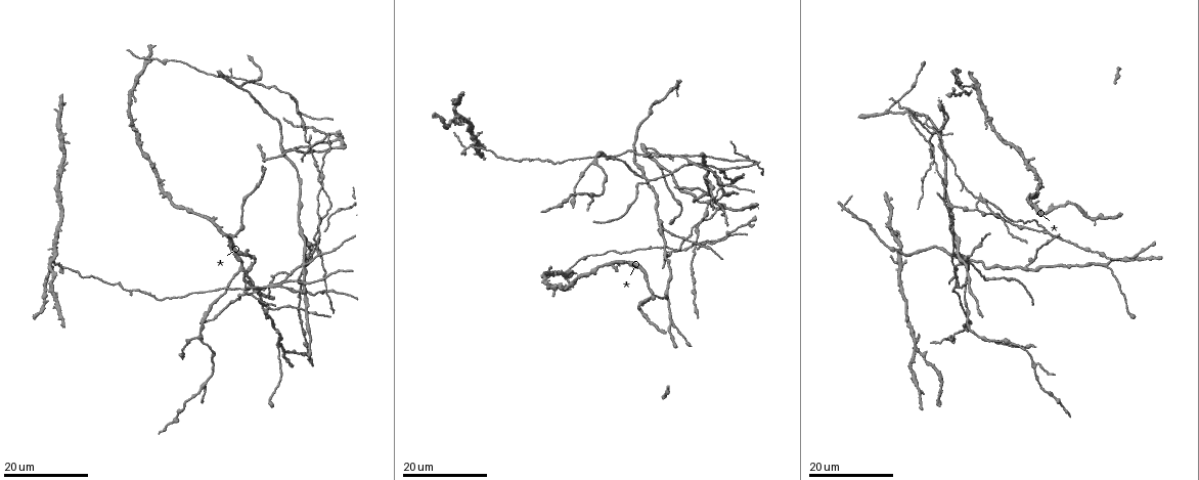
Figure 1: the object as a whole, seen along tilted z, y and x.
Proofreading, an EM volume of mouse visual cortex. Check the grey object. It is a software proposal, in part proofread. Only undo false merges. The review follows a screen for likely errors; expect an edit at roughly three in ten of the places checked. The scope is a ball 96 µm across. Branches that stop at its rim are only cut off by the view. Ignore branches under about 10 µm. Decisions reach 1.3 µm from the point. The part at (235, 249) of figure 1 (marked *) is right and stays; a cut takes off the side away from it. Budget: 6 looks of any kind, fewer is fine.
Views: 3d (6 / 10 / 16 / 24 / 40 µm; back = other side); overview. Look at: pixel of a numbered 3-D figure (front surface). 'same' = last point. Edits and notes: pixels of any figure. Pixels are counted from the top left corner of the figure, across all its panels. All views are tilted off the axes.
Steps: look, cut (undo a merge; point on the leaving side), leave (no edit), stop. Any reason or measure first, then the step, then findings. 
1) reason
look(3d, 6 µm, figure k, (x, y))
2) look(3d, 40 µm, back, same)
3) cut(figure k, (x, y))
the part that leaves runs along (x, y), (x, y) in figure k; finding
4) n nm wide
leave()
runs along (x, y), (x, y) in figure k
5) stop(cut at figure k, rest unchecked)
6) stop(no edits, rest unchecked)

looks like a crossing
look(3d, 24 µm, figure 1, (957, 251))

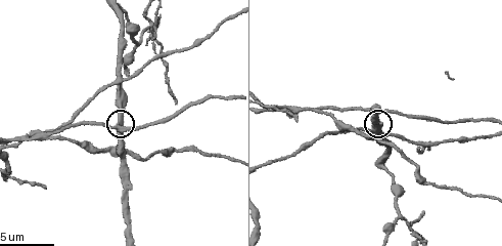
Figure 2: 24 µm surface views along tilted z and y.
look(3d, 10 µm, same)

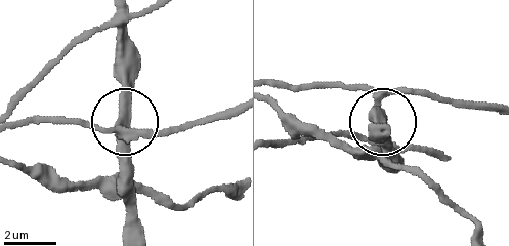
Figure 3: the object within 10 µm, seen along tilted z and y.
side arm 20 µm
cut(figure 3, (161, 136))
the part that leaves runs along (378, 91), (276, 85) in figure 3; two neurons meet here

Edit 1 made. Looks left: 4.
a fork
look(3d, 6 µm, figure 2, (150, 24))

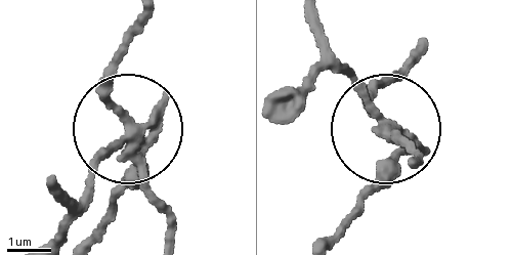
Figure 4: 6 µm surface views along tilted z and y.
from behind
look(3d, 6 µm, back, figure 4, (131, 129))

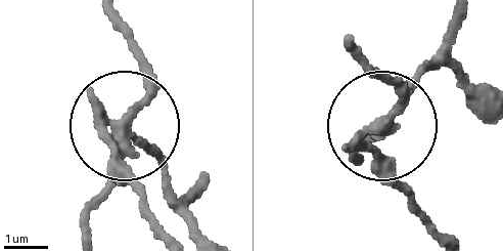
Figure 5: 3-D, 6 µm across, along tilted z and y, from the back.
3 arms
cut(figure 5, (154, 77))
the part that leaves runs along (121, 128), (146, 84), (118, 13) in figure 5; two neurons meet here

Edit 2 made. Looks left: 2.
stop(cut at figure 3, cut at figure 5, rest unchecked)

